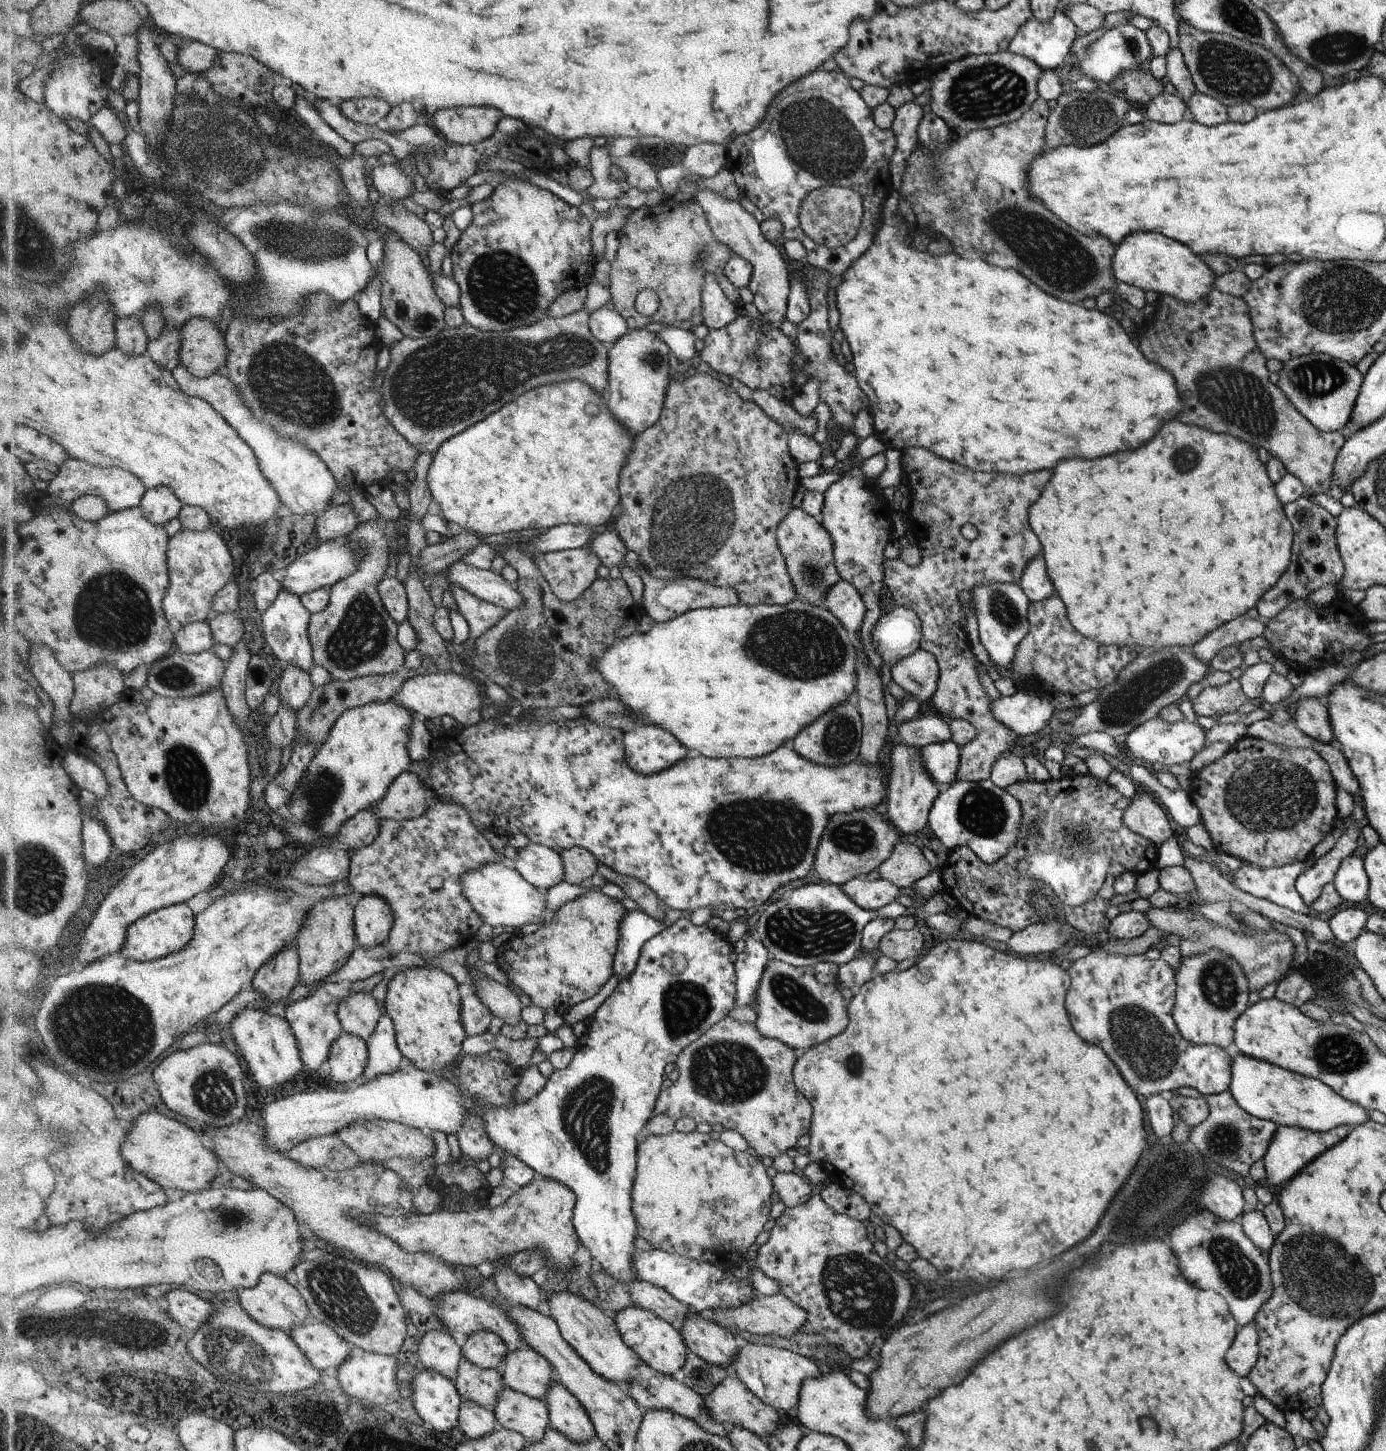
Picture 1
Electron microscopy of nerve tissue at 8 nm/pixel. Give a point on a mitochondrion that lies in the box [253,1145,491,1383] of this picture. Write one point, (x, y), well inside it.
(334, 1290)

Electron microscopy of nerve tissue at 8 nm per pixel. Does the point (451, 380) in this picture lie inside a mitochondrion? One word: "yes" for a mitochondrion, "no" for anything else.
yes

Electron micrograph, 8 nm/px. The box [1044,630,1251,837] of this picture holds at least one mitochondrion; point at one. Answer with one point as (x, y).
(1131, 698)

